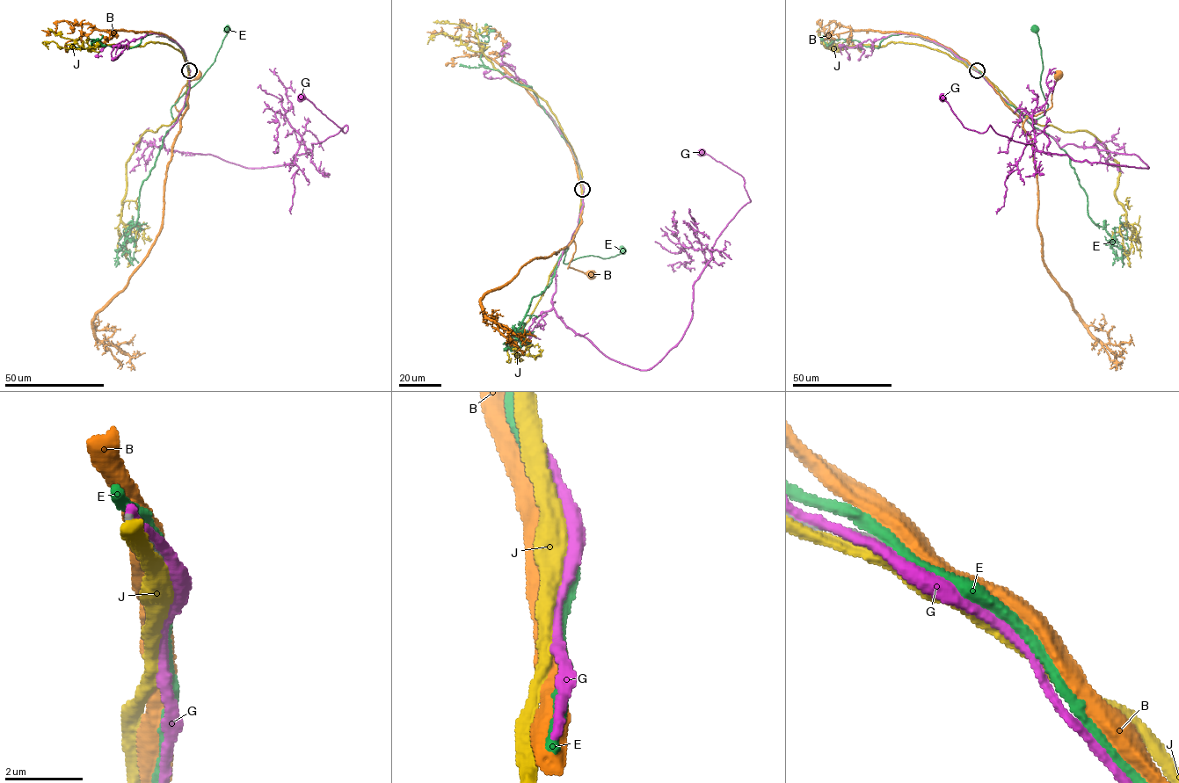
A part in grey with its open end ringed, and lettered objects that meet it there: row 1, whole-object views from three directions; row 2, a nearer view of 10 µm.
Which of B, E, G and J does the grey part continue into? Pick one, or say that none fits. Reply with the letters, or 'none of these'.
none of these

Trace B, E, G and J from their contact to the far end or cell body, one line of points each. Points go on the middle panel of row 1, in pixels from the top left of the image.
B: (582, 187), (581, 223), (574, 235), (575, 251), (567, 268), (593, 275)
E: (582, 186), (579, 226), (551, 283), (533, 297), (520, 326), (513, 330), (506, 344), (511, 350), (507, 345)
G: (582, 184), (553, 308), (607, 356), (651, 369), (679, 341), (695, 281), (750, 199), (742, 177), (701, 153)
J: (582, 185), (578, 227), (529, 319), (516, 338), (515, 334), (512, 337), (511, 345), (517, 351)

